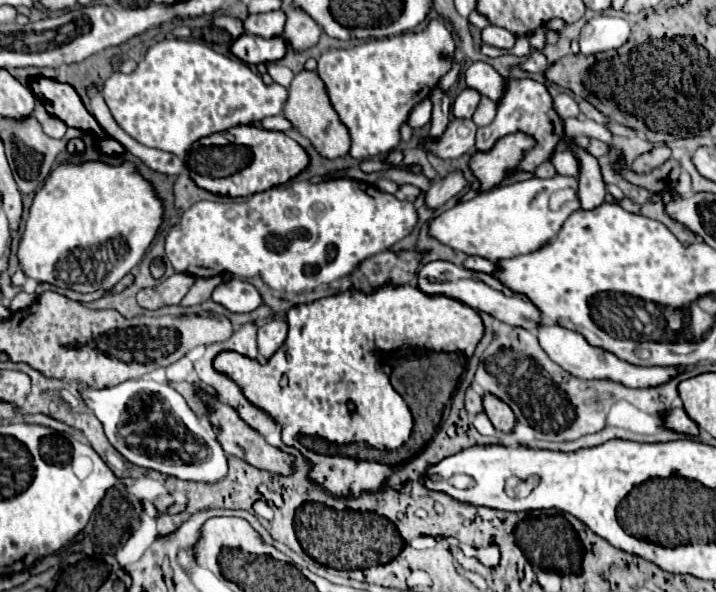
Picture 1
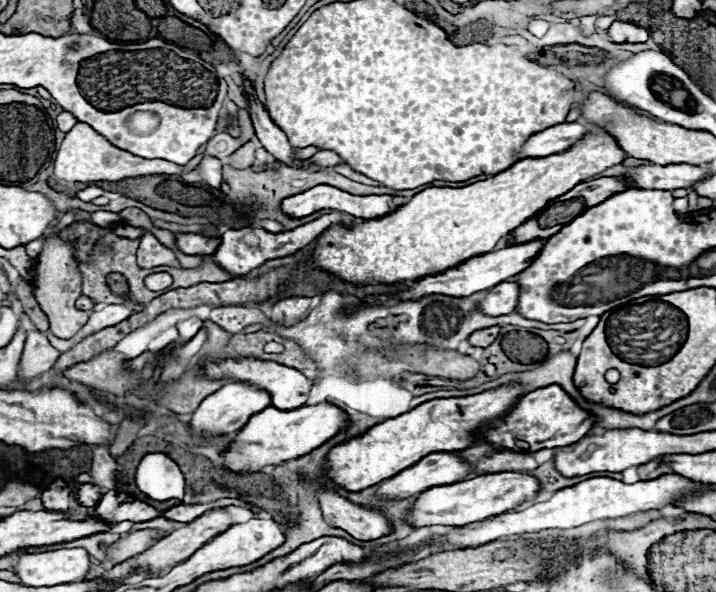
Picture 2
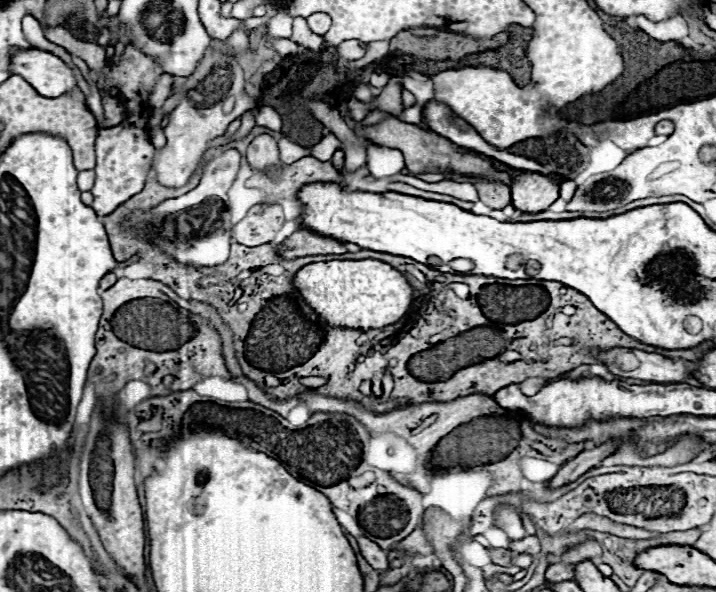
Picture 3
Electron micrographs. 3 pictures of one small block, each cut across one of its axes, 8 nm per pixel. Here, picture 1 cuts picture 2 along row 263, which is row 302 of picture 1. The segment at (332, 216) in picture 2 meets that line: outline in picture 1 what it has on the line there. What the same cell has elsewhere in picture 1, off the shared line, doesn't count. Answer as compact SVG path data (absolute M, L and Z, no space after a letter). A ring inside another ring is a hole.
M232 278L216 286L212 292L212 300L228 308L230 312L238 312L238 314L252 312L264 304L262 294L256 290L256 286L252 286L246 280L238 280L238 278Z

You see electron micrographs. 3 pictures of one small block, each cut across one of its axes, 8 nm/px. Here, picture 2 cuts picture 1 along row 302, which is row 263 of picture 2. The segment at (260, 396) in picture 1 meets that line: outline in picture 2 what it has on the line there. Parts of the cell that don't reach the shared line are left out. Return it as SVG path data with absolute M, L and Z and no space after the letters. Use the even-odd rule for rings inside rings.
M602 126L590 128L574 146L544 158L524 158L512 168L464 188L426 188L394 212L352 226L332 224L312 250L312 266L352 286L400 284L440 274L490 252L500 238L534 218L576 184L622 164L626 152Z

